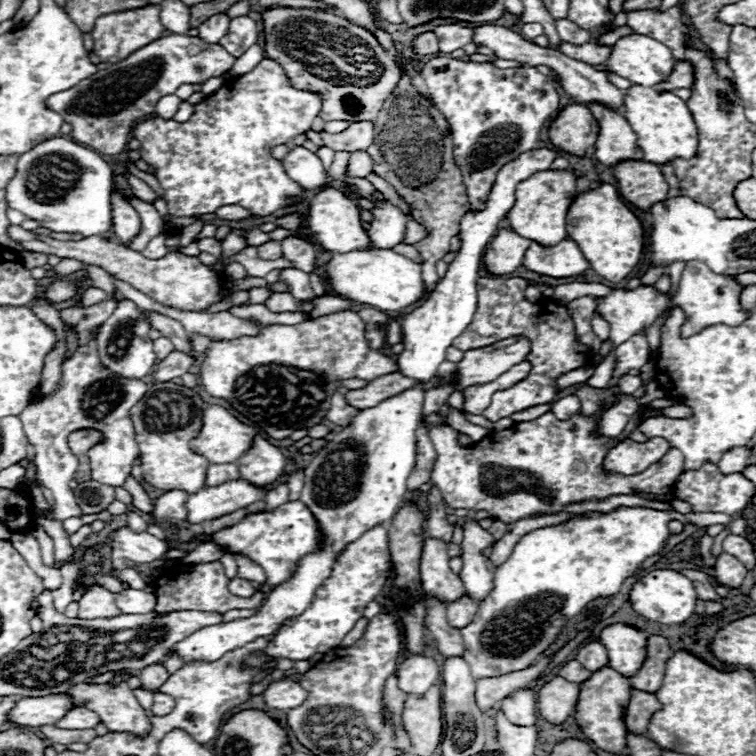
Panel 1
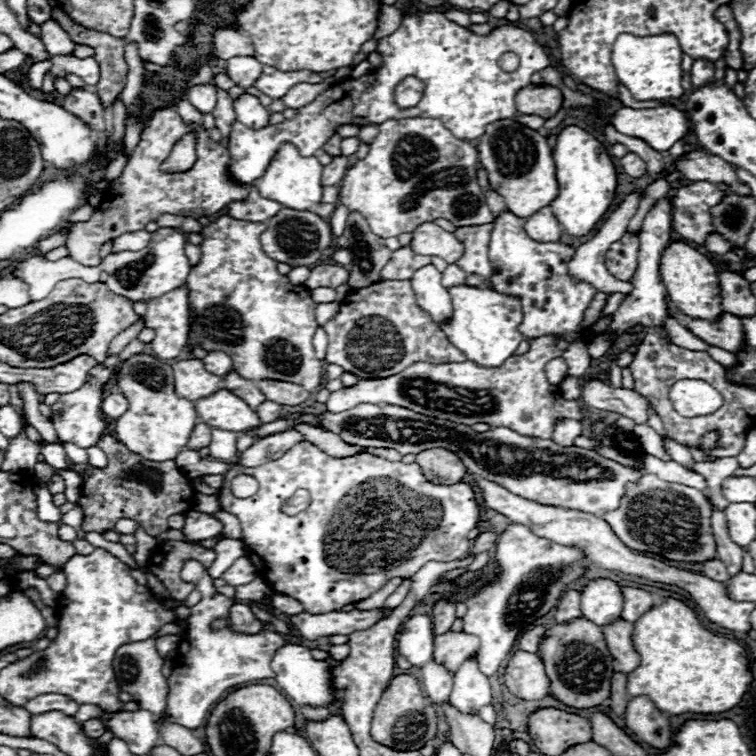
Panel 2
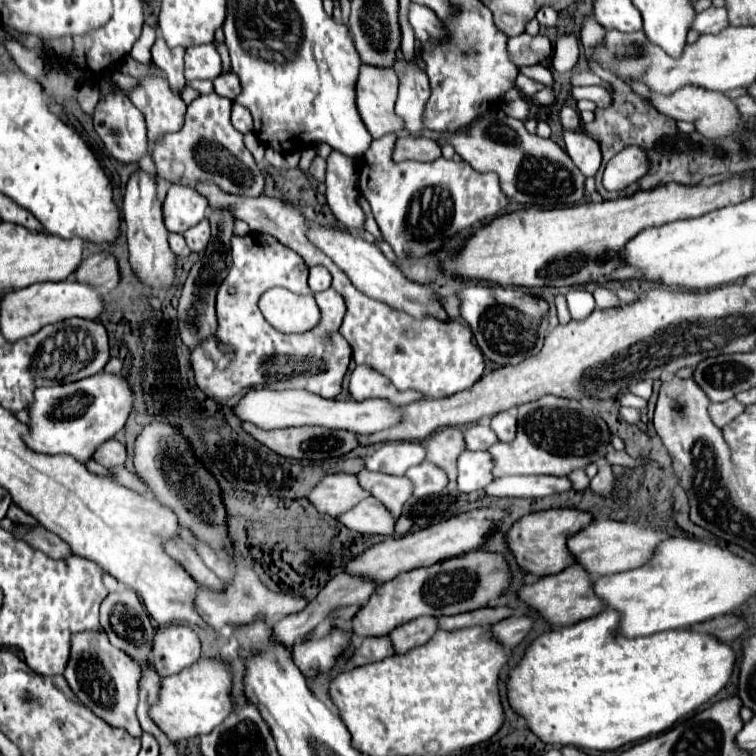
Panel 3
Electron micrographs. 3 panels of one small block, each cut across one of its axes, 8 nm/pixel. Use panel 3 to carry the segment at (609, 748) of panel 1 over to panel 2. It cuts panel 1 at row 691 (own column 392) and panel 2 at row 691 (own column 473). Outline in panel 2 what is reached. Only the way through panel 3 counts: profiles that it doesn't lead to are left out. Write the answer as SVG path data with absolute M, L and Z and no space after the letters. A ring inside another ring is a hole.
M586 618L572 620L568 624L554 624L546 630L540 642L540 658L546 664L546 676L550 680L550 692L556 700L572 708L600 706L610 698L612 680L612 654L606 646L602 628Z

